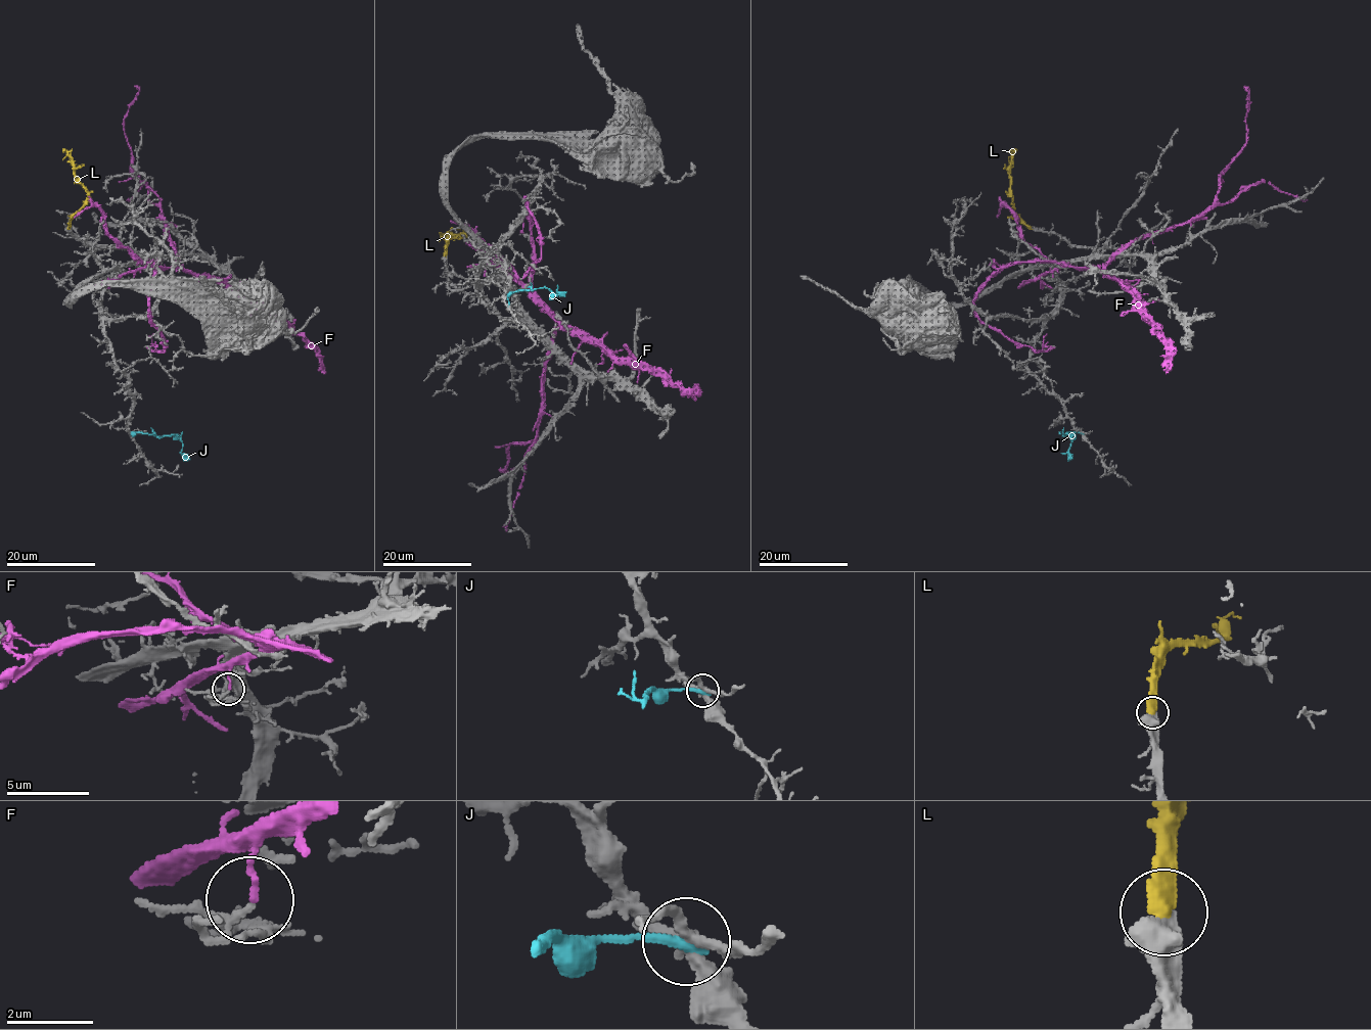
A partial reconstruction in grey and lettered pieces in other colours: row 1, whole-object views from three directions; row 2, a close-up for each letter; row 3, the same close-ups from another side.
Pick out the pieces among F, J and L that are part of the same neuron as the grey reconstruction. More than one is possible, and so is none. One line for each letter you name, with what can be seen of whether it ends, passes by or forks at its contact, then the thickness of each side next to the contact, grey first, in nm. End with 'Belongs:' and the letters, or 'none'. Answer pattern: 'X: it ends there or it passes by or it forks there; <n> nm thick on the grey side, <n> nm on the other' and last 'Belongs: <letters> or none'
L: it ends there; 600 nm thick on the grey side, 360 nm on the other
Belongs: L

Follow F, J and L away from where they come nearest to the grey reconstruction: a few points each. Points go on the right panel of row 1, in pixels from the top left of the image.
F: (1052, 277), (1062, 267), (1106, 265), (1139, 239), (1199, 218), (1213, 204), (1219, 175), (1246, 142), (1244, 85)
J: (1081, 432), (1063, 436), (1070, 438), (1067, 459)
L: (1032, 228), (1014, 213), (1011, 196), (1010, 162), (1017, 150)

